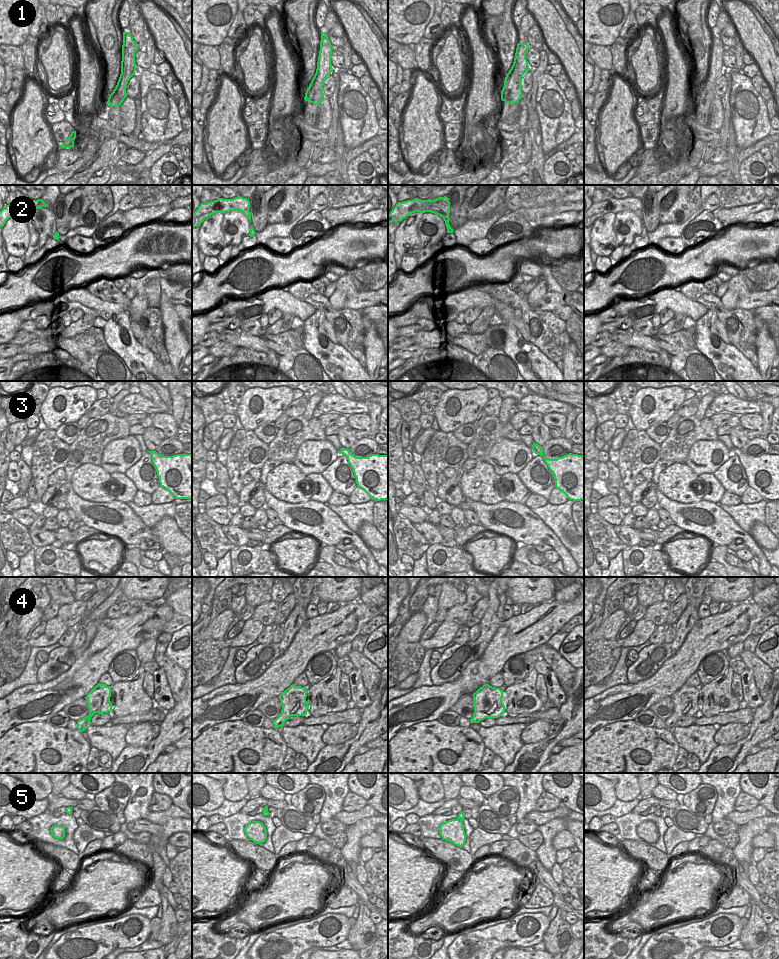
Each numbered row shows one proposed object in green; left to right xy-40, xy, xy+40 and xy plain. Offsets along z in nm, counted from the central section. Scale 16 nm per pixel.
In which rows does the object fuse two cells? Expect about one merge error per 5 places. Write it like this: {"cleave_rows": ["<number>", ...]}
{"cleave_rows": ["1"]}

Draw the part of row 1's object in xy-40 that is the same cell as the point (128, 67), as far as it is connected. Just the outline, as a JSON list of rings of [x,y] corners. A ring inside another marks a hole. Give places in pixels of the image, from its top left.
[[[122,50],[121,74],[106,104],[109,104],[110,107],[121,106],[122,102],[127,97],[126,88],[128,81],[135,74],[136,69],[135,51],[128,53],[127,50]]]

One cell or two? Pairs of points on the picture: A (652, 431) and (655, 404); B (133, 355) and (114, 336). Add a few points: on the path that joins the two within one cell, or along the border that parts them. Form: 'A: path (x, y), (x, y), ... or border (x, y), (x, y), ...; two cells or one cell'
A: border (665, 421), (652, 424), (644, 430); two cells
B: path (128, 350), (119, 341); one cell

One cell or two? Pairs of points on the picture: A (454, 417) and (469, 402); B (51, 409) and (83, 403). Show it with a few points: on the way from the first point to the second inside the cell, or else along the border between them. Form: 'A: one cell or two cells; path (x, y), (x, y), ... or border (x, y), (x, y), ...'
A: one cell; path (458, 413), (465, 406)
B: one cell; path (59, 412), (75, 403)

